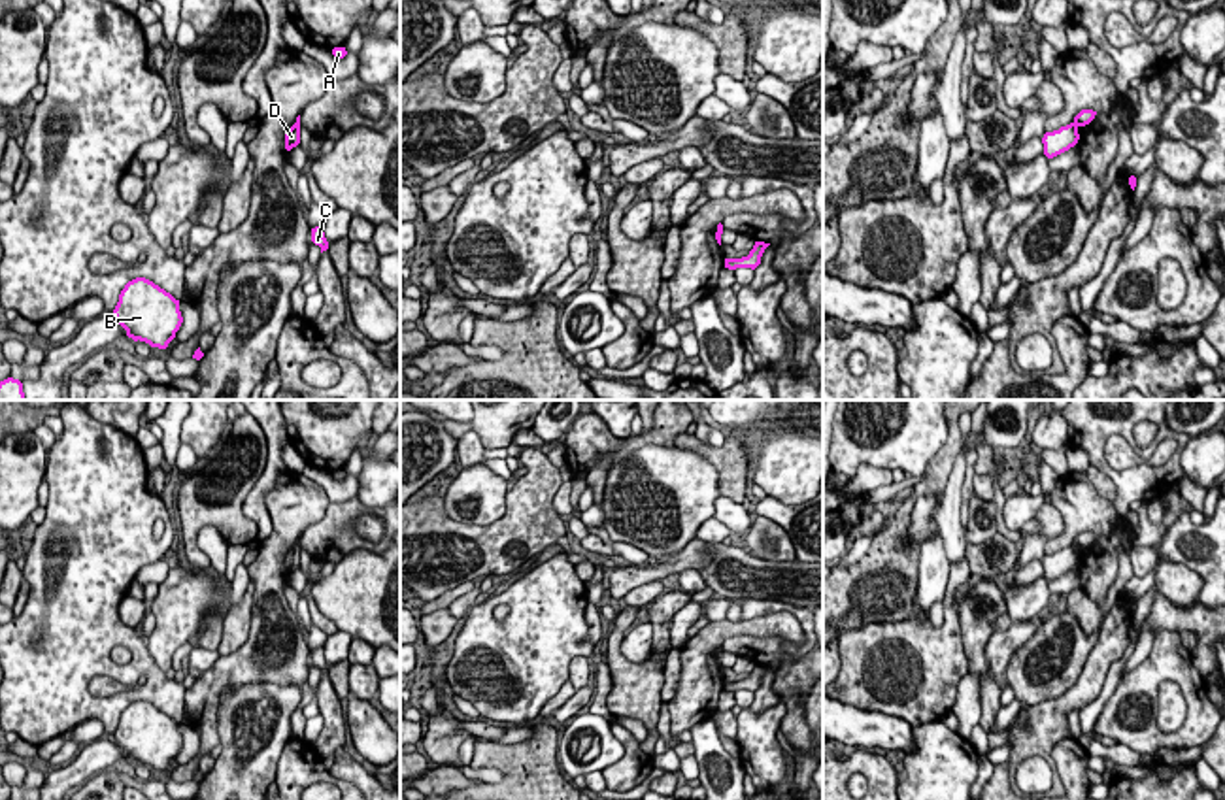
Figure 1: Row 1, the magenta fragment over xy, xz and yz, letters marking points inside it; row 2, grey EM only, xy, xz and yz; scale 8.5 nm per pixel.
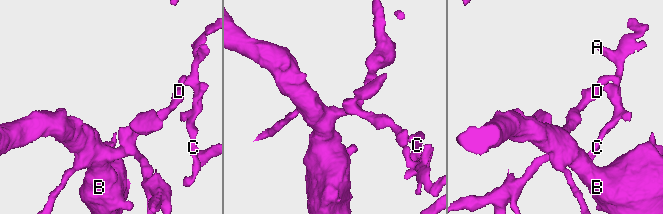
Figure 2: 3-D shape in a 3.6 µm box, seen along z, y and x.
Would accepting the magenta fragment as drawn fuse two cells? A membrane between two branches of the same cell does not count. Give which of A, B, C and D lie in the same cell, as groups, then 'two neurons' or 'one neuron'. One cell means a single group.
groups A C / B D; two neurons

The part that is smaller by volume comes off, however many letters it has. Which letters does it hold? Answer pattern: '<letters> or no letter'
A, C

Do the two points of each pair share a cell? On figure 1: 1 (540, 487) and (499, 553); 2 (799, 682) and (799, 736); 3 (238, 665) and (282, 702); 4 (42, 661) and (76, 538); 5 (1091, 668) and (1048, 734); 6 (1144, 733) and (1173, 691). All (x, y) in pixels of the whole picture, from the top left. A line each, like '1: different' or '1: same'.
1: same
2: same
3: different
4: same
5: same
6: different

